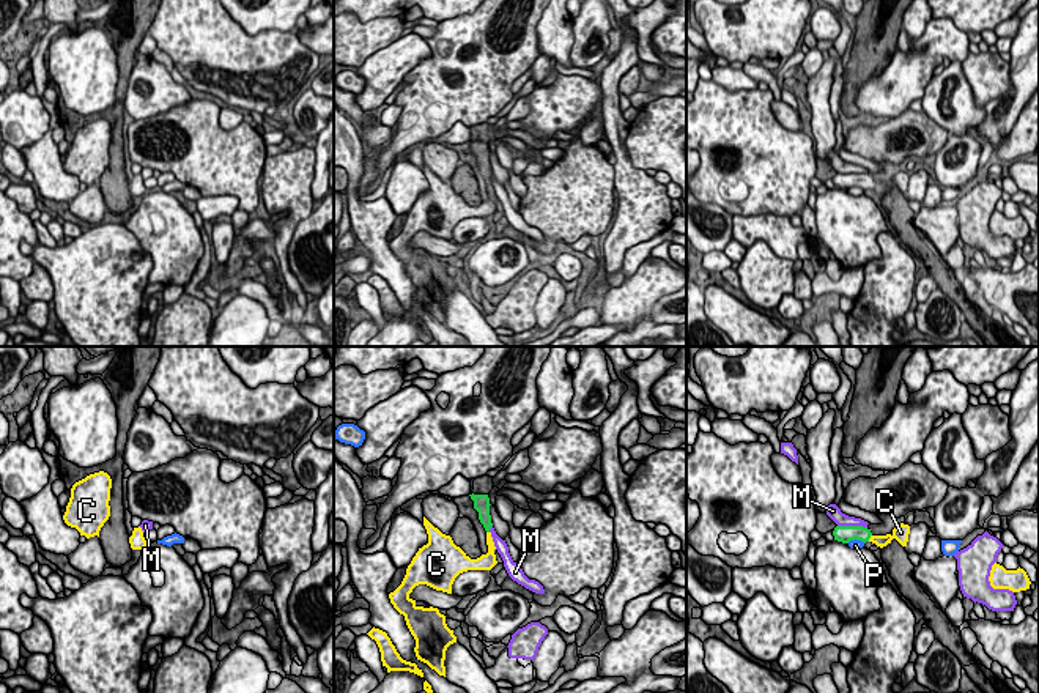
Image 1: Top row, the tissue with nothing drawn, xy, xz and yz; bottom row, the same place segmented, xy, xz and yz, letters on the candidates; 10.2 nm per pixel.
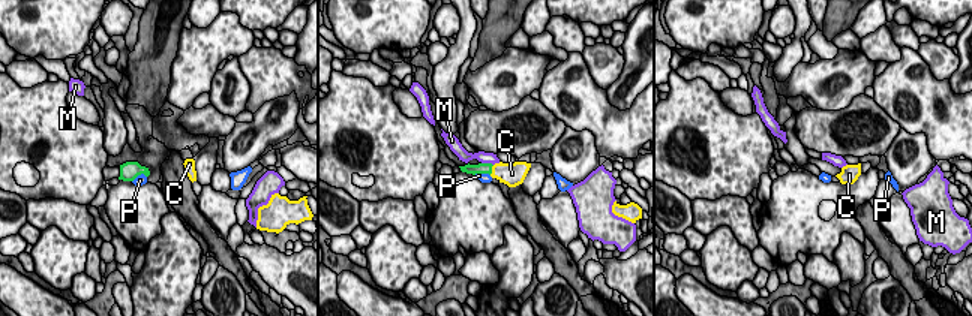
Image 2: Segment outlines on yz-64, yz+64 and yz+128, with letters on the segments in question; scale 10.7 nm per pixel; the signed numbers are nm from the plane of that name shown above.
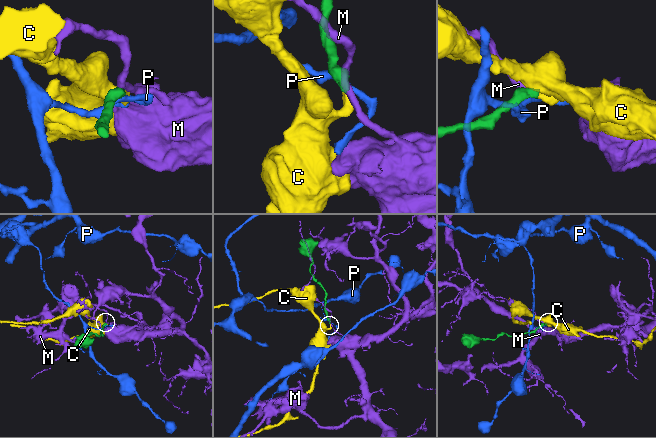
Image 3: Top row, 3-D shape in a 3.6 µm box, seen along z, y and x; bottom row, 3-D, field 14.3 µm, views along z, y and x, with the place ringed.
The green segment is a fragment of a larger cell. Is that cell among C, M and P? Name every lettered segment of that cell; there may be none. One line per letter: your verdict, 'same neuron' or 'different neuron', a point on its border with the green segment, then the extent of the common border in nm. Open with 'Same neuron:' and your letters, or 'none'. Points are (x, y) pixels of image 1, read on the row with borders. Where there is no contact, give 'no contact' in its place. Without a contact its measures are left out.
Same neuron: C
C: same neuron | yz (869, 537) | 90 nm
M: different neuron | yz (852, 526) | 300 nm
P: different neuron | yz (857, 539) | 190 nm

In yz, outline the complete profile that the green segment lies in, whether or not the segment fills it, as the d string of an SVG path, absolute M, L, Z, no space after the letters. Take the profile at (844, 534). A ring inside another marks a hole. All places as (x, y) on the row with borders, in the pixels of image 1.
M900 523L893 529L891 534L886 536L874 536L871 529L863 526L836 526L833 531L834 540L849 543L850 540L872 542L877 547L883 548L896 539L902 547L907 547L910 534L910 526Z

